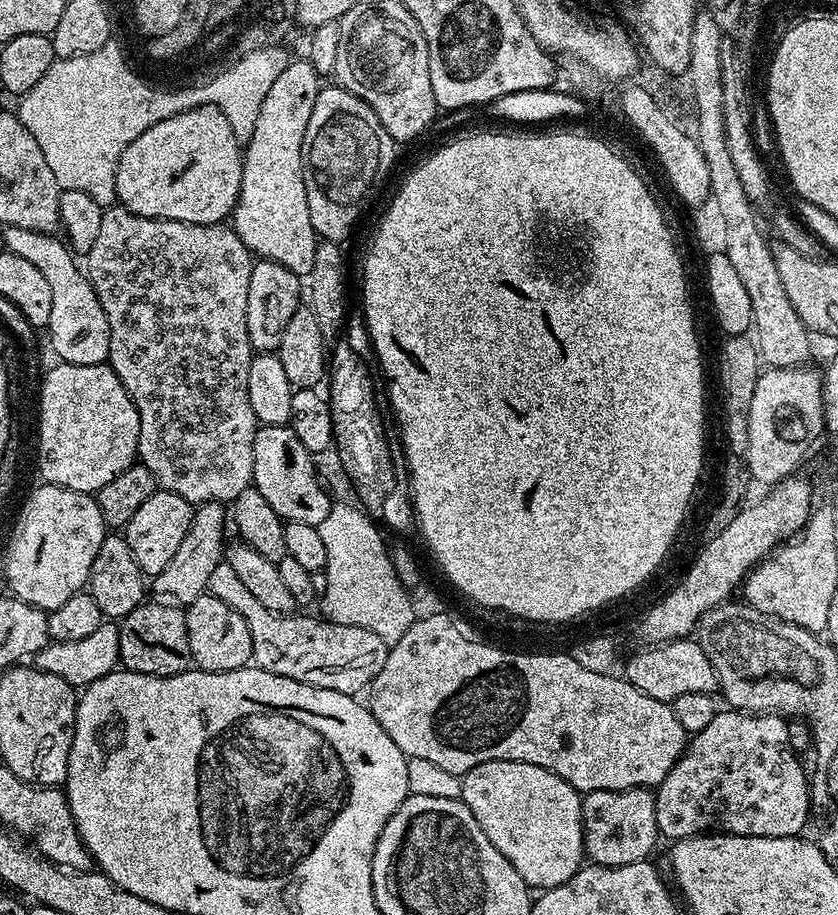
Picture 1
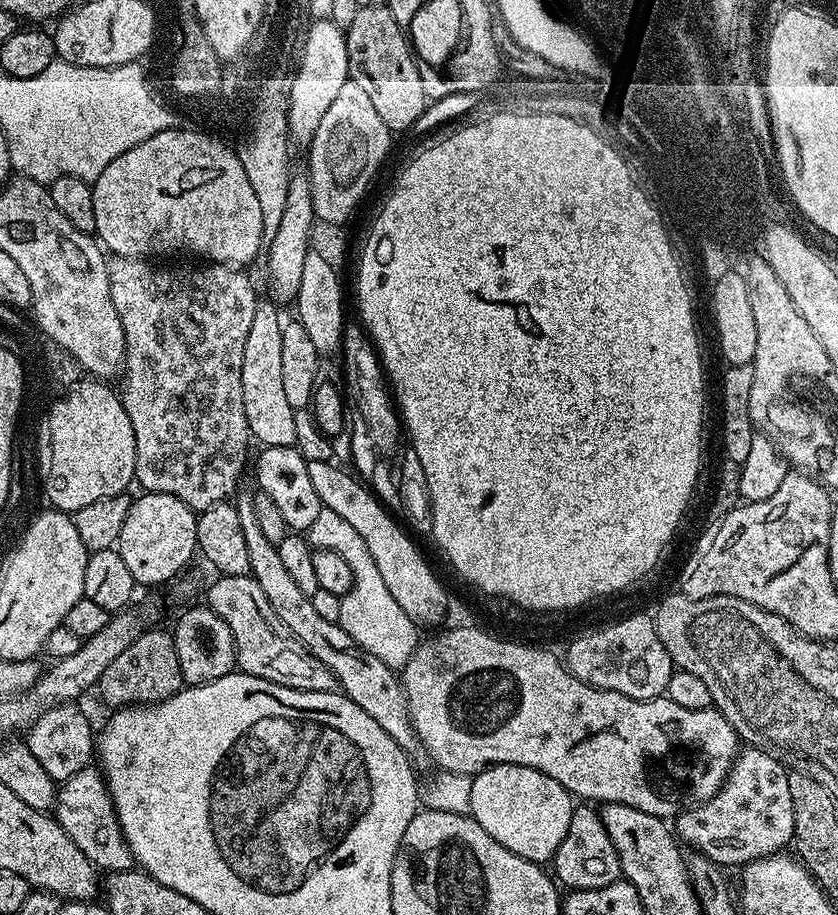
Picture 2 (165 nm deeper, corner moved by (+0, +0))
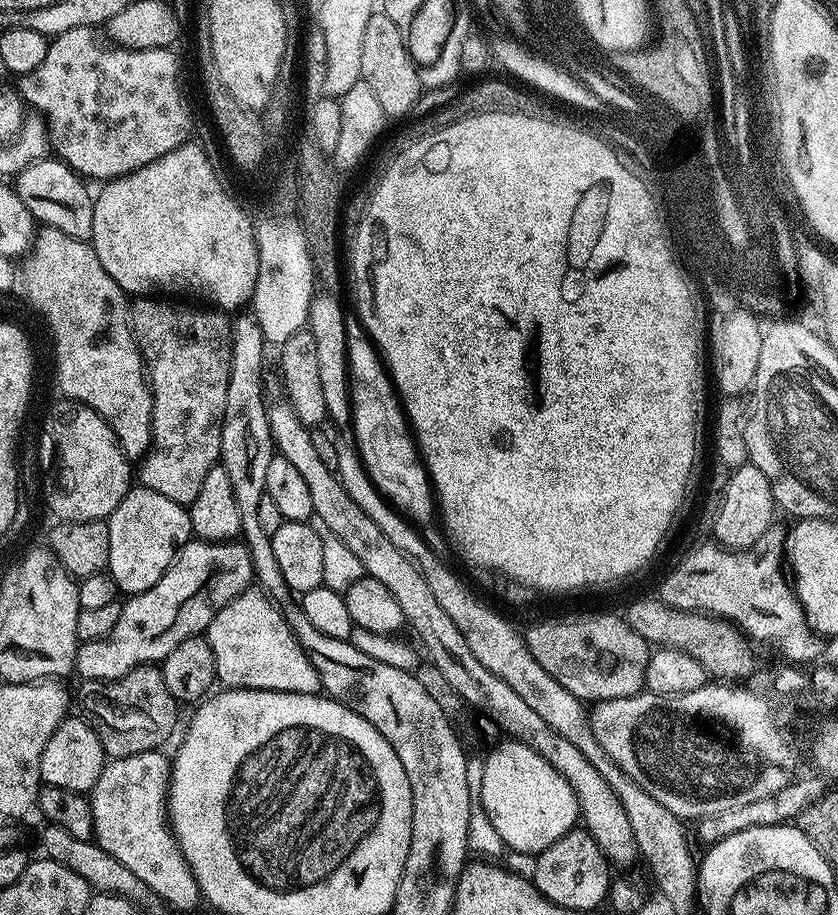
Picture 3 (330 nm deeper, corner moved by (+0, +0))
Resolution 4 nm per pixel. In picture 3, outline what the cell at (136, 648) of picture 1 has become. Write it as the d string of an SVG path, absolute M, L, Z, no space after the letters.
M140 664L117 680L85 680L79 686L80 704L88 711L87 719L102 742L105 757L129 756L159 749L160 743L176 728L178 701L170 694L164 673L156 664Z

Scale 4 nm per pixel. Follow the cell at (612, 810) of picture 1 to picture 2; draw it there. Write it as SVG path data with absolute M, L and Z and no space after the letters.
M573 807L566 838L562 838L562 846L558 846L550 864L556 867L555 879L568 890L594 890L610 886L615 880L621 879L614 842L610 842L610 834L606 832L606 826L602 826L602 818L595 807Z

